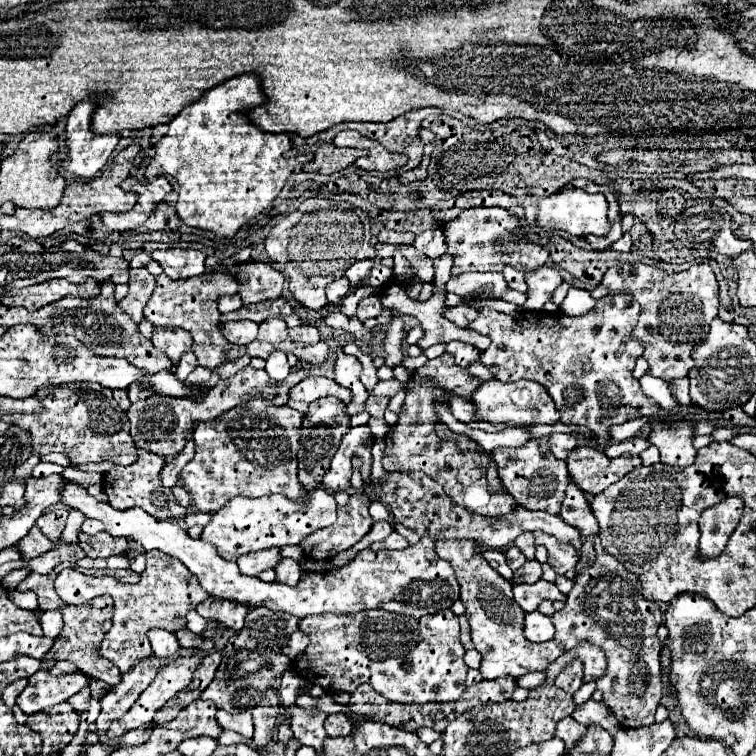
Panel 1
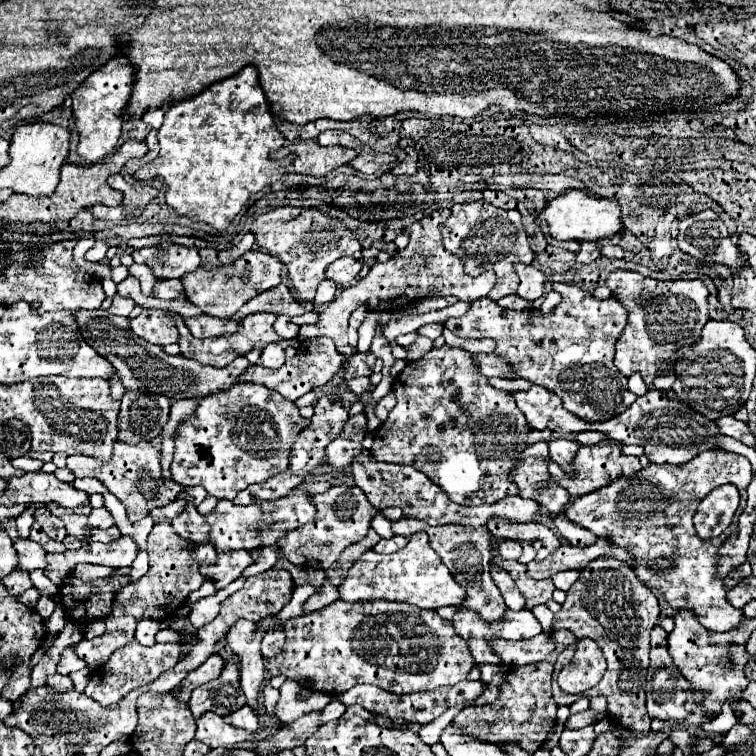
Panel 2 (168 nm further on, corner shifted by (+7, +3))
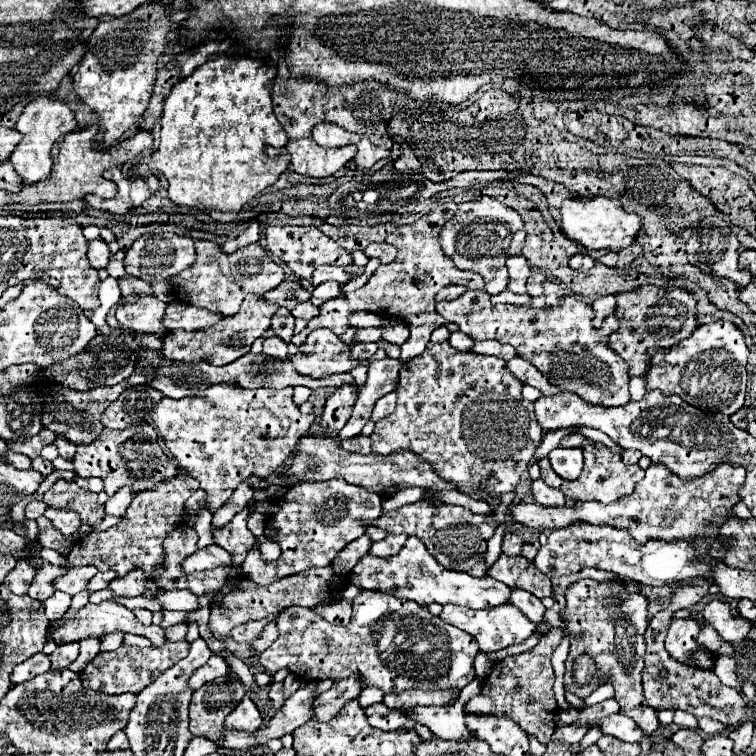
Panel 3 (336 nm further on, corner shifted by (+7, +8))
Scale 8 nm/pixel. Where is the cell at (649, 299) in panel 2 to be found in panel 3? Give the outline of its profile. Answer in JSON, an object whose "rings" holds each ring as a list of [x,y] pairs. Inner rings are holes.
{"rings":[[[652,284],[638,286],[634,290],[616,292],[618,302],[618,318],[620,328],[610,334],[610,348],[616,350],[622,360],[628,364],[630,376],[644,376],[650,364],[648,348],[656,344],[664,344],[664,348],[676,346],[680,340],[688,338],[698,322],[696,322],[696,298],[692,292],[684,288],[658,288]]]}

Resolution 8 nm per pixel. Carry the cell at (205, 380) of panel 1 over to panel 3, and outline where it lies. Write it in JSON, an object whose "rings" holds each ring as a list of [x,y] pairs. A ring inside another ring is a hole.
{"rings":[[[204,508],[200,509],[196,516],[196,524],[193,527],[199,537],[198,549],[212,544],[211,520],[212,514],[208,510],[204,510]]]}

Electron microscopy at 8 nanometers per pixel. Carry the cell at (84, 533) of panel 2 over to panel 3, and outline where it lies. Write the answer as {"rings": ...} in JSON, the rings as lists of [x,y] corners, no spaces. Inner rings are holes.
{"rings":[[[70,484],[66,492],[48,490],[44,492],[42,500],[46,500],[46,504],[52,508],[64,508],[64,510],[78,512],[82,524],[90,524],[90,526],[100,524],[104,518],[104,508],[98,504],[96,494],[78,487],[76,484]]]}

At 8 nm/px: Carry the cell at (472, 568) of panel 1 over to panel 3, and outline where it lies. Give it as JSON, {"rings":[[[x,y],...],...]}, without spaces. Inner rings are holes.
{"rings":[[[418,500],[414,504],[402,506],[394,512],[382,514],[382,520],[376,520],[376,526],[386,530],[388,534],[406,534],[406,536],[418,536],[428,552],[444,566],[460,572],[468,572],[470,576],[488,576],[486,574],[486,542],[496,530],[496,518],[474,514],[468,508],[462,506],[452,506],[452,504],[442,504],[442,506],[432,506],[428,500]]]}

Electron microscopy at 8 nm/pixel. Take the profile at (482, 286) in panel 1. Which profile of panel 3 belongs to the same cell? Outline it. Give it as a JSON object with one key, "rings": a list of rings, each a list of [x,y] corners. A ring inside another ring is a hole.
{"rings":[[[504,290],[504,292],[496,294],[496,296],[492,296],[490,300],[492,302],[502,302],[502,304],[528,304],[528,302],[532,302],[532,296],[528,296],[528,294],[518,296],[518,294],[510,292],[510,290]]]}

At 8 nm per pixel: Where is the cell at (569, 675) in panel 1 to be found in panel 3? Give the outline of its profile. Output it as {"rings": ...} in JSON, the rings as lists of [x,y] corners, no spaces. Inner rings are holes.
{"rings":[[[578,580],[566,590],[566,606],[562,610],[562,620],[570,632],[570,649],[565,662],[564,686],[566,690],[580,698],[590,696],[602,680],[608,680],[616,690],[616,702],[620,704],[620,712],[630,716],[644,732],[652,734],[660,728],[656,718],[656,710],[648,708],[642,694],[642,670],[644,670],[644,632],[648,628],[648,598],[642,592],[628,592],[628,588],[618,582],[596,582],[596,580]],[[582,655],[590,655],[598,664],[598,678],[586,684],[576,686],[571,680],[574,660]]]}

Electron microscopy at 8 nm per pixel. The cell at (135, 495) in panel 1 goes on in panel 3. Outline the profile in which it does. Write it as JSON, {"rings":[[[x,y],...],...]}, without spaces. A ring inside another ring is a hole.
{"rings":[[[140,424],[136,428],[126,428],[126,430],[104,428],[104,432],[90,446],[78,448],[72,462],[74,462],[74,470],[78,476],[102,478],[104,492],[108,496],[114,496],[114,492],[122,486],[130,486],[134,494],[144,492],[148,488],[154,488],[160,482],[172,480],[178,472],[176,462],[172,464],[172,458],[168,458],[162,452],[158,444],[158,434],[150,424]]]}

